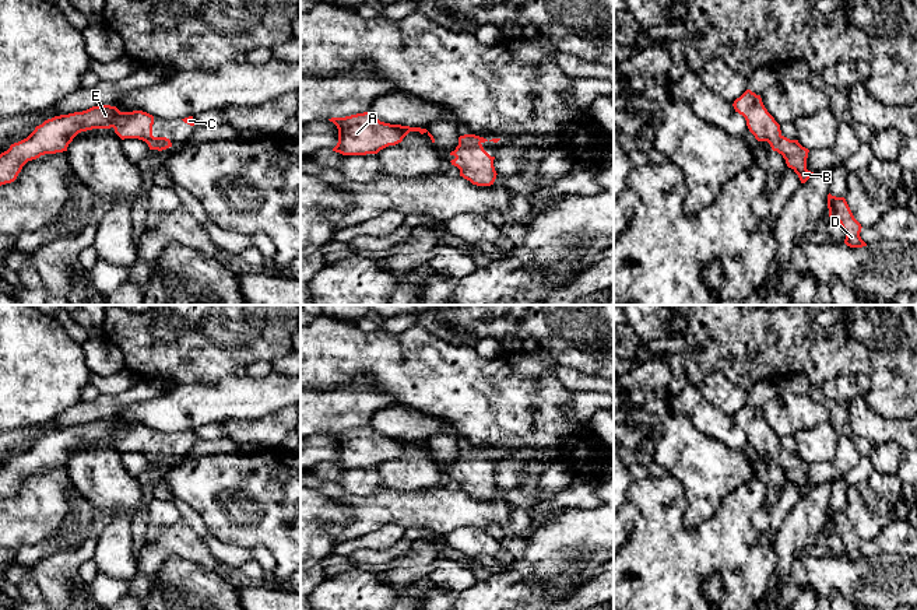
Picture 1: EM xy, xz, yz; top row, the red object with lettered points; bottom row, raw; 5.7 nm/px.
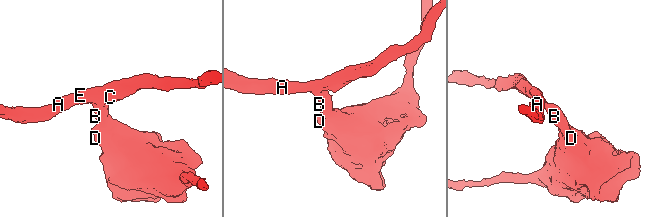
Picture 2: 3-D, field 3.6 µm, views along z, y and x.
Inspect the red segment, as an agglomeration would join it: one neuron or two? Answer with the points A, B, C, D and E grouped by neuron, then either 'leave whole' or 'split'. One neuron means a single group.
groups A B C D E; leave whole

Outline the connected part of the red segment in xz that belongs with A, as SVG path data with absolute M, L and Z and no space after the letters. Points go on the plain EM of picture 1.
M369 425L328 434L338 442L338 456L333 464L342 469L377 467L389 459L401 456L410 445L426 446L435 456L426 442L384 437Z

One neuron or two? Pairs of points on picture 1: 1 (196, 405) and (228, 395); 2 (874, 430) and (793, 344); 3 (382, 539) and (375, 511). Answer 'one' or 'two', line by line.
1: one
2: two
3: two

